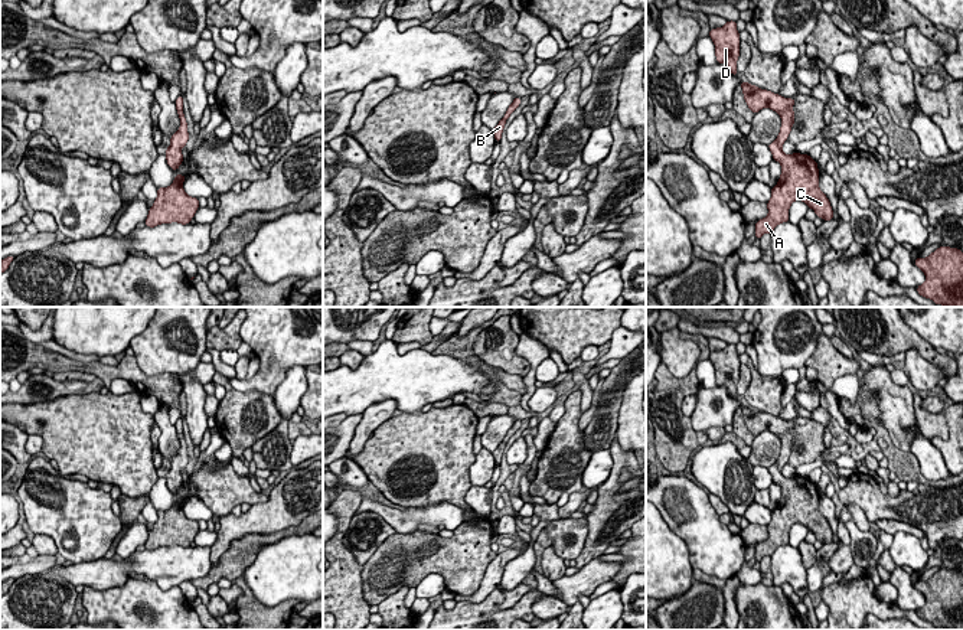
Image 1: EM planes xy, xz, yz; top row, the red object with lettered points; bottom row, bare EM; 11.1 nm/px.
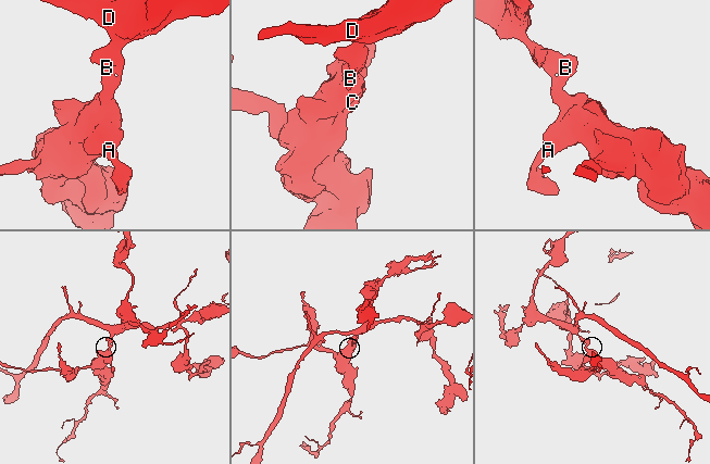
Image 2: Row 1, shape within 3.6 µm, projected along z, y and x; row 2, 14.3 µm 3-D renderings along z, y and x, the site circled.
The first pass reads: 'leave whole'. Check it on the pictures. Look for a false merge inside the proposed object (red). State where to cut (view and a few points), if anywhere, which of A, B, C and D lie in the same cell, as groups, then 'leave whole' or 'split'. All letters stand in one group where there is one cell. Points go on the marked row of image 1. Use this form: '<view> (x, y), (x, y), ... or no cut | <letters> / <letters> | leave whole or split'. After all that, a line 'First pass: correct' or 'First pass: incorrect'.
no cut | A B C D | leave whole
First pass: correct

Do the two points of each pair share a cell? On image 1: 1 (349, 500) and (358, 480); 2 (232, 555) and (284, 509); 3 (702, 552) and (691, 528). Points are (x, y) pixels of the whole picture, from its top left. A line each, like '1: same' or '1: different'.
1: different
2: different
3: same

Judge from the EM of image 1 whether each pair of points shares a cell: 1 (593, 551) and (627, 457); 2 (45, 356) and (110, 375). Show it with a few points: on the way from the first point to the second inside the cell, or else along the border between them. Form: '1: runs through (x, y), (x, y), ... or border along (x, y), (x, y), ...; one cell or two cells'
1: runs through (601, 528), (607, 518), (607, 492), (614, 480); one cell
2: runs through (61, 364), (94, 368); one cell

